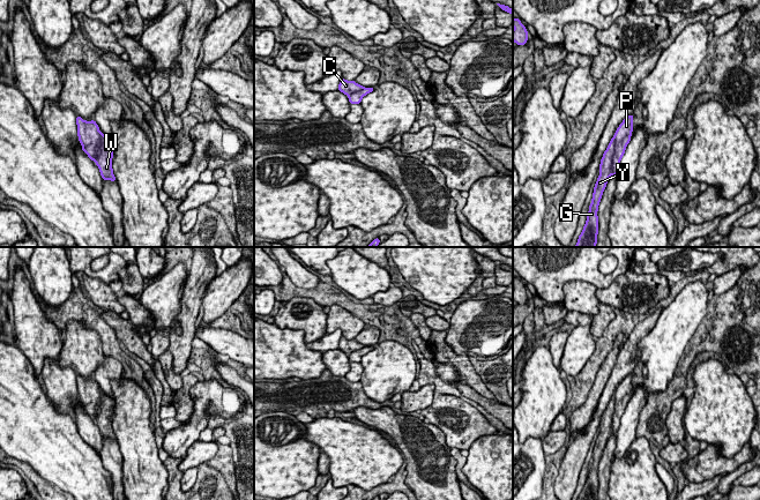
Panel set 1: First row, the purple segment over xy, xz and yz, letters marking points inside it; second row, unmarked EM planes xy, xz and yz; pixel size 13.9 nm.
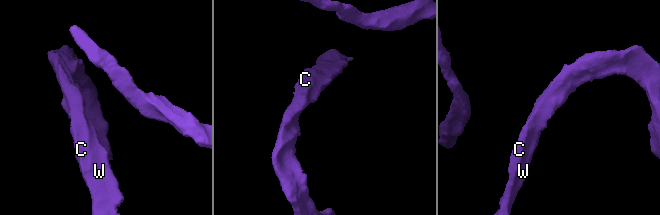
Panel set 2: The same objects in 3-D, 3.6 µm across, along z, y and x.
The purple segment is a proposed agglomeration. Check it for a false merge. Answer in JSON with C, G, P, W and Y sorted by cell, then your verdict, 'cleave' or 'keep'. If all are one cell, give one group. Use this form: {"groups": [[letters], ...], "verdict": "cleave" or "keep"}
{"groups": [["C", "G", "P", "W", "Y"]], "verdict": "keep"}

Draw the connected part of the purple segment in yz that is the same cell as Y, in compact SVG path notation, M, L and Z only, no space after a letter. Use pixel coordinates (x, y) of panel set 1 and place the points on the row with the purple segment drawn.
M633 114L626 117L617 128L614 136L611 139L606 150L603 154L599 164L599 176L594 187L591 204L587 215L586 225L578 242L574 247L596 247L598 234L598 206L611 176L617 176L620 167L621 157L625 154L626 147L631 141L633 132Z

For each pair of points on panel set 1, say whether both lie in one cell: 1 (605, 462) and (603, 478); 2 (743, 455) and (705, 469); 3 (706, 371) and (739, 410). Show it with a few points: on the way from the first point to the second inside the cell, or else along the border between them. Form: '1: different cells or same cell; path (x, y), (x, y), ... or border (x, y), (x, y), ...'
1: same cell; path (604, 465), (603, 475)
2: same cell; path (734, 463), (714, 464)
3: same cell; path (712, 380), (730, 401)

